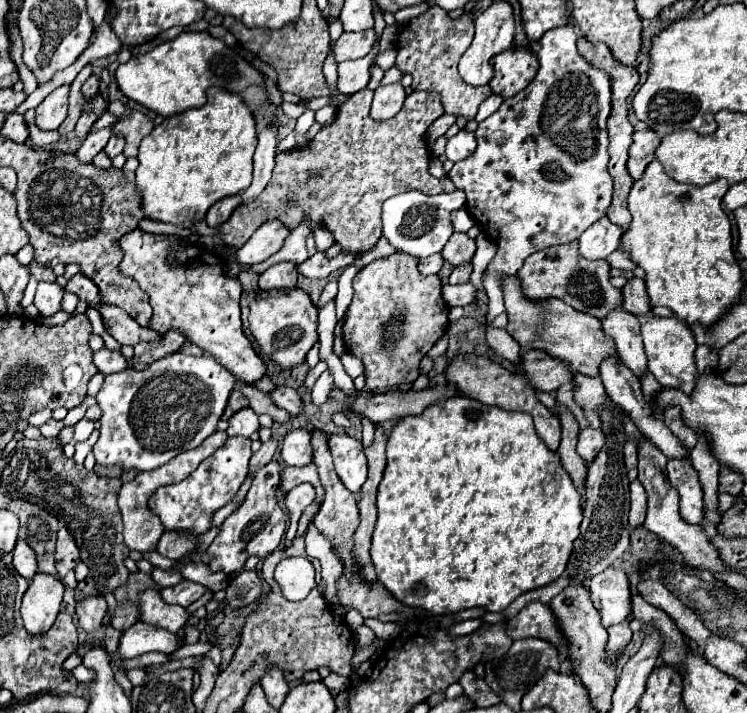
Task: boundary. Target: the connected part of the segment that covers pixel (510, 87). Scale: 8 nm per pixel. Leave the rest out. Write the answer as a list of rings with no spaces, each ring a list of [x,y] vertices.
[[[513,46],[499,52],[497,56],[493,56],[491,66],[495,70],[495,76],[489,86],[495,94],[501,94],[503,98],[521,92],[539,70],[537,56],[527,46]]]

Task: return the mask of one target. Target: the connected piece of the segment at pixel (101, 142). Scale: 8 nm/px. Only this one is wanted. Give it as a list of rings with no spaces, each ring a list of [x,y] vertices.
[[[109,126],[109,128],[101,128],[101,130],[93,130],[93,132],[87,136],[87,140],[83,142],[83,146],[77,150],[79,160],[81,160],[81,162],[91,162],[93,156],[99,154],[99,152],[107,146],[107,142],[109,142],[111,136],[113,136],[111,126]]]

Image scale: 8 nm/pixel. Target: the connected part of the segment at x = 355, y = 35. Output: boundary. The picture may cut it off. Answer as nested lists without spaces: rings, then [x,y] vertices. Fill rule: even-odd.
[[[373,28],[365,32],[343,32],[333,48],[335,60],[343,62],[343,60],[363,58],[371,52],[375,42],[377,42],[377,32]]]

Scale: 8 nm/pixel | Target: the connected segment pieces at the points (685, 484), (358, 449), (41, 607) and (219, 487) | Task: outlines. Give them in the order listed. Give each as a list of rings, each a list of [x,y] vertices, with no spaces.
[[[669,460],[667,478],[669,478],[669,484],[679,492],[681,518],[687,524],[701,524],[703,522],[703,498],[701,498],[701,486],[697,482],[697,472],[693,470],[691,462]]]
[[[331,434],[329,450],[333,456],[335,472],[341,478],[341,482],[345,484],[345,488],[353,494],[357,490],[361,490],[361,486],[367,478],[363,444],[347,434]]]
[[[37,572],[23,596],[21,618],[29,634],[47,632],[61,608],[65,586],[57,576]]]
[[[241,436],[227,438],[227,442],[219,450],[215,450],[209,458],[205,458],[201,466],[193,470],[183,482],[161,486],[161,490],[157,490],[149,498],[149,510],[159,516],[167,532],[187,532],[195,536],[195,540],[199,540],[199,536],[211,528],[213,514],[229,500],[233,500],[237,490],[245,482],[249,472],[249,458],[251,458],[251,438]]]

